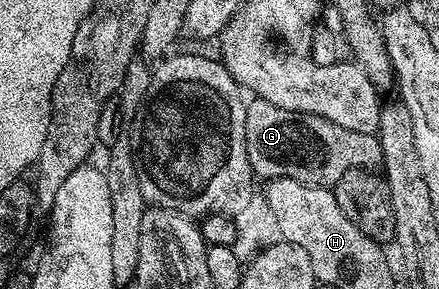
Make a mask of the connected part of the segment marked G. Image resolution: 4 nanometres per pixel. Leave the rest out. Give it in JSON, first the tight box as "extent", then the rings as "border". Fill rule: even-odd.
{"extent":[246,96,381,187],"border":[[[257,96],[251,99],[246,102],[246,155],[259,179],[291,178],[309,186],[329,187],[352,168],[381,167],[377,133],[352,132],[352,128],[340,128],[340,124],[315,114],[288,112]]]}

